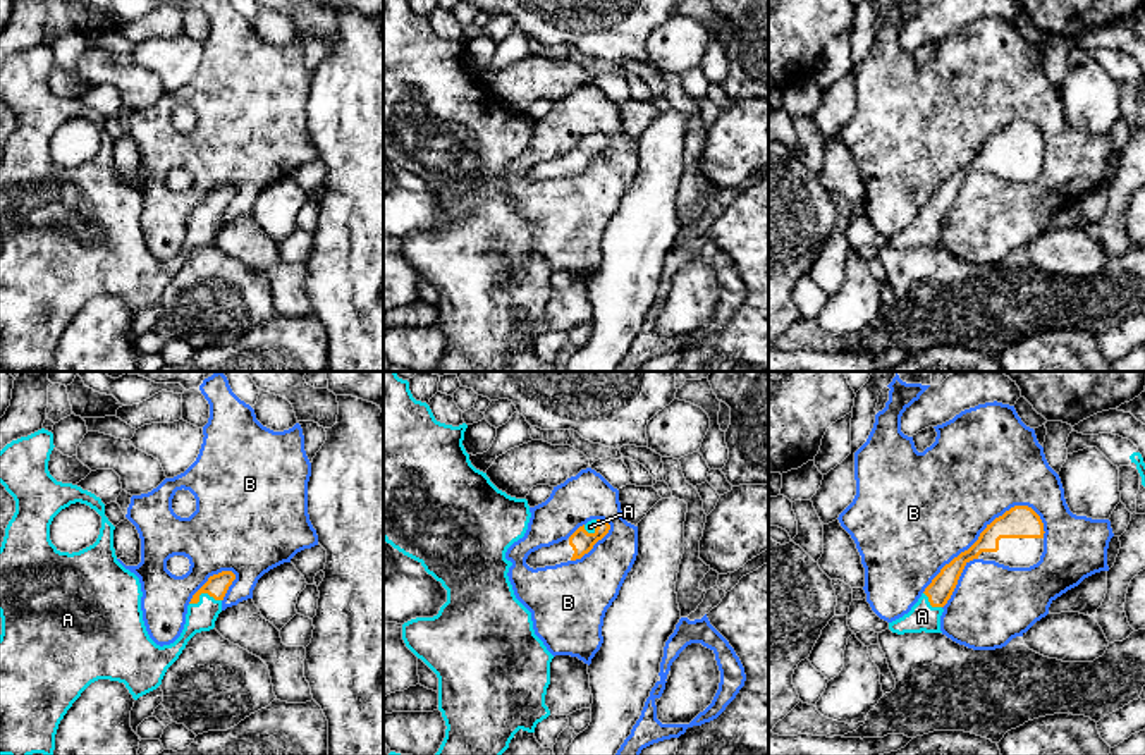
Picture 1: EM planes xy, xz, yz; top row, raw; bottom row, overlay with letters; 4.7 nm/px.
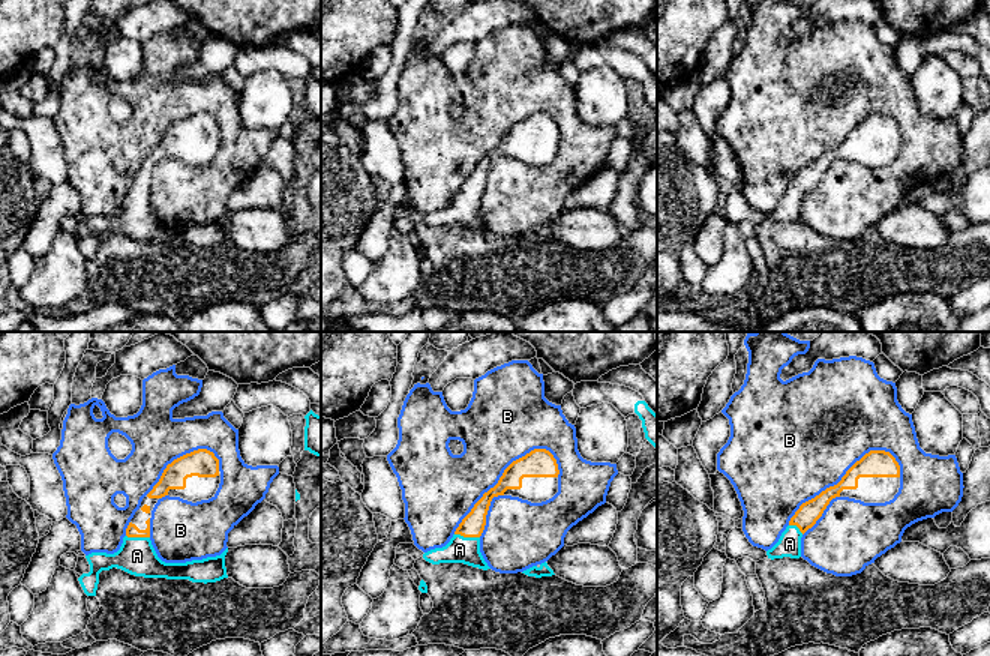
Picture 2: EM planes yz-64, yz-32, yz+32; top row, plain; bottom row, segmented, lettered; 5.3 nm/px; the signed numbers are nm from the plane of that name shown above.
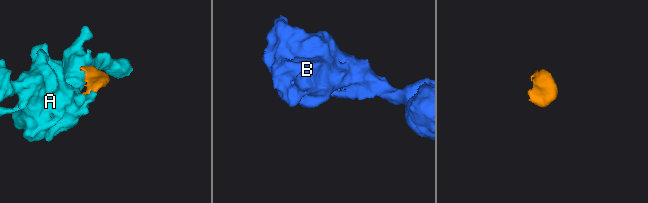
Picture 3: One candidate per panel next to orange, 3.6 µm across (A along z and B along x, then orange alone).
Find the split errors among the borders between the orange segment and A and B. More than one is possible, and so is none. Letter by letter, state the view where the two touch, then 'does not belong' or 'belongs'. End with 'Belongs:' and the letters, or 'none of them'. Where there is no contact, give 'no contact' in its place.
A: xy | belongs
B: yz | does not belong
Belongs: A

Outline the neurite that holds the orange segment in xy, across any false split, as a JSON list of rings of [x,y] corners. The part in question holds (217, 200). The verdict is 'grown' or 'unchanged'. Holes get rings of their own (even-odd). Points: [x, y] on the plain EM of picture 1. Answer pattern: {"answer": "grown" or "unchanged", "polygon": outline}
{"answer": "grown", "polygon": [[[41,43],[12,55],[0,65],[0,98],[15,115],[15,127],[5,143],[0,162],[0,370],[9,371],[33,368],[52,371],[60,335],[81,308],[98,294],[124,298],[134,315],[156,304],[187,256],[196,248],[215,242],[222,215],[236,194],[232,186],[210,191],[187,220],[181,251],[170,260],[156,260],[143,236],[139,193],[117,175],[115,141],[105,131],[105,119],[95,108],[72,98],[57,96],[50,89],[48,76],[53,62],[53,48]],[[76,117],[89,120],[101,131],[100,150],[93,160],[79,167],[60,167],[50,155],[50,139],[62,124]]]}

